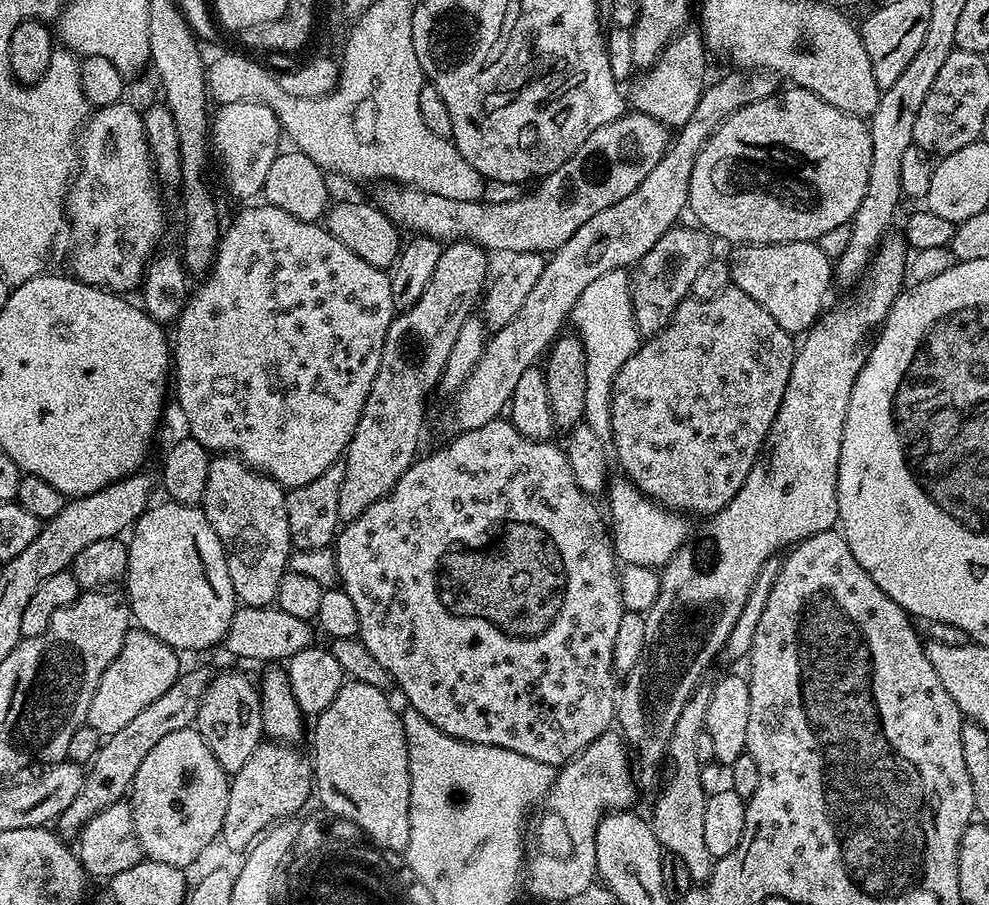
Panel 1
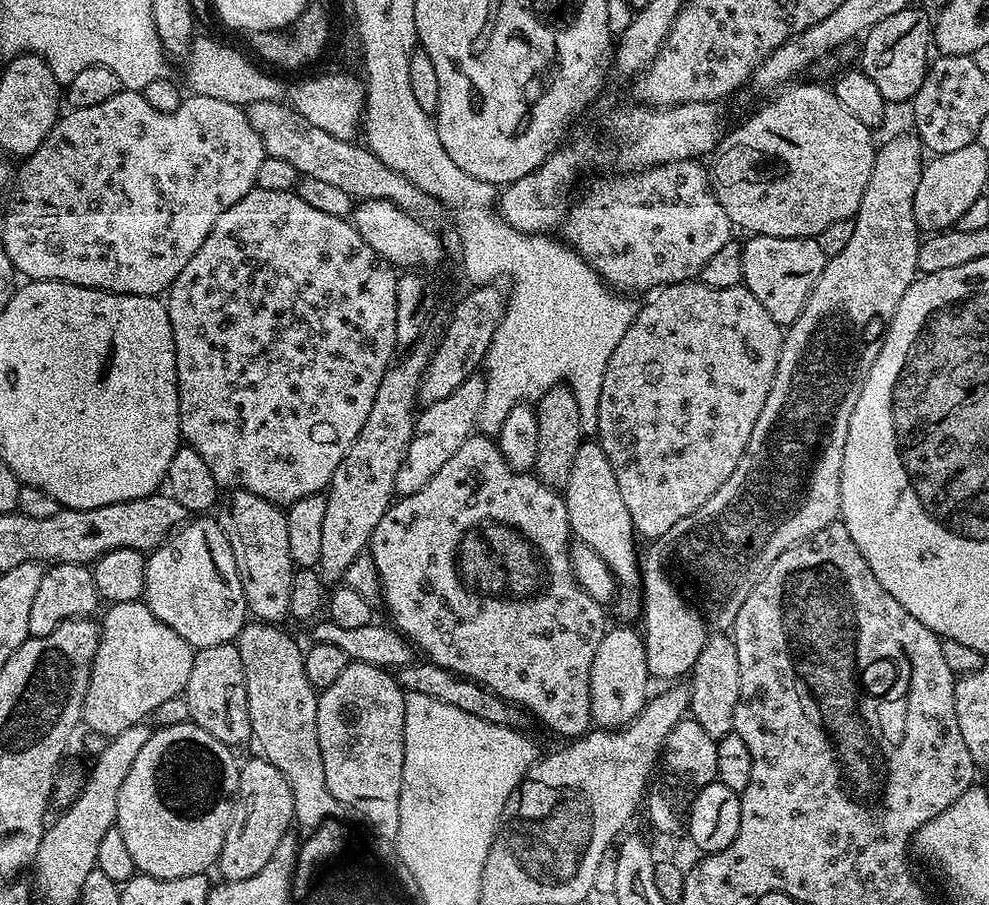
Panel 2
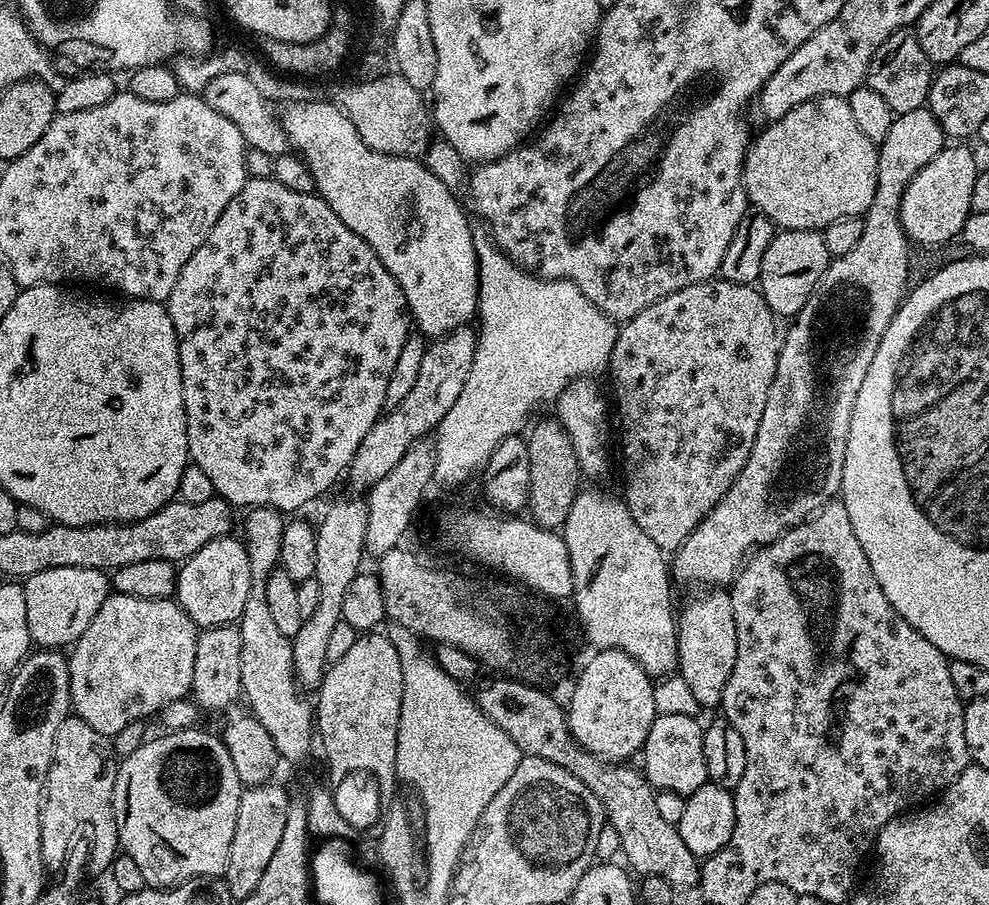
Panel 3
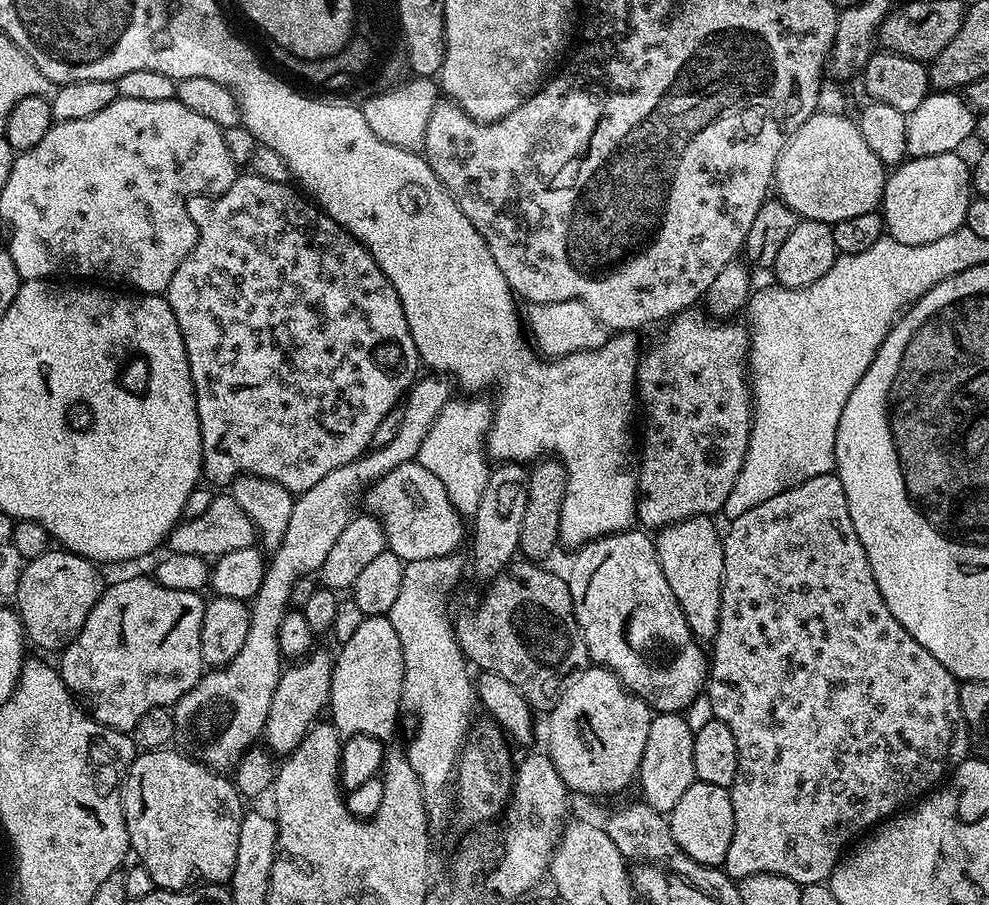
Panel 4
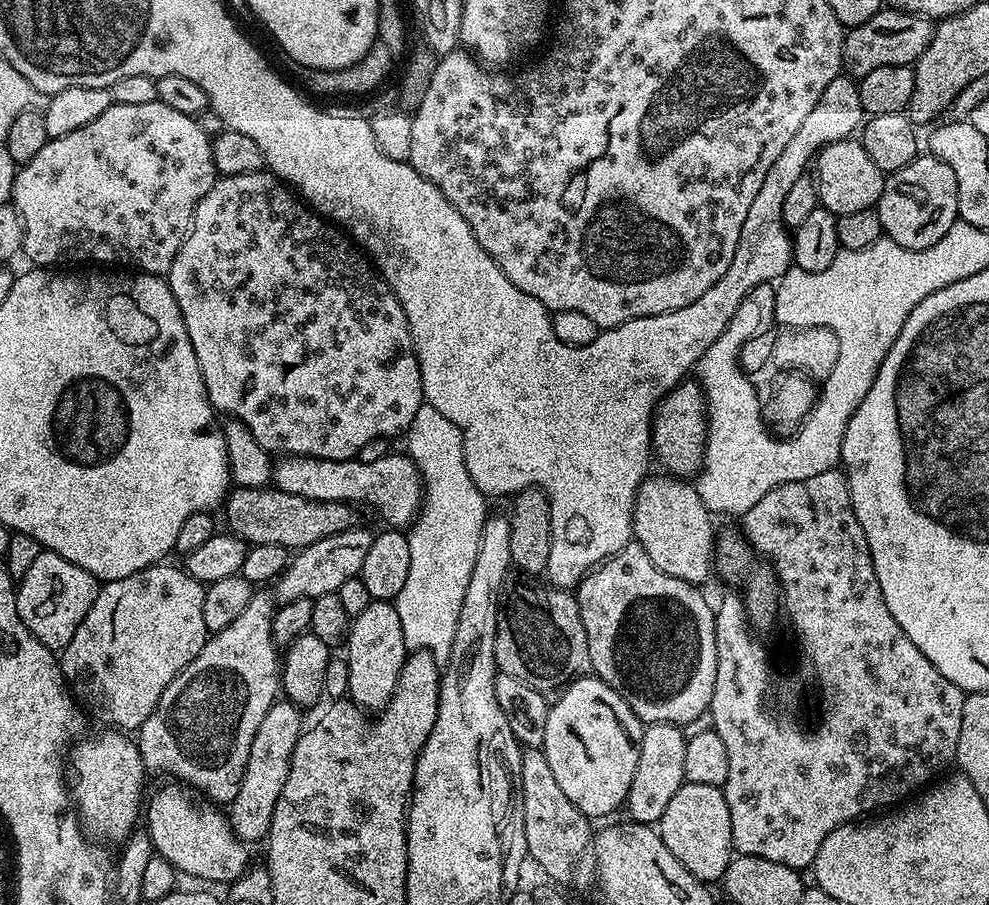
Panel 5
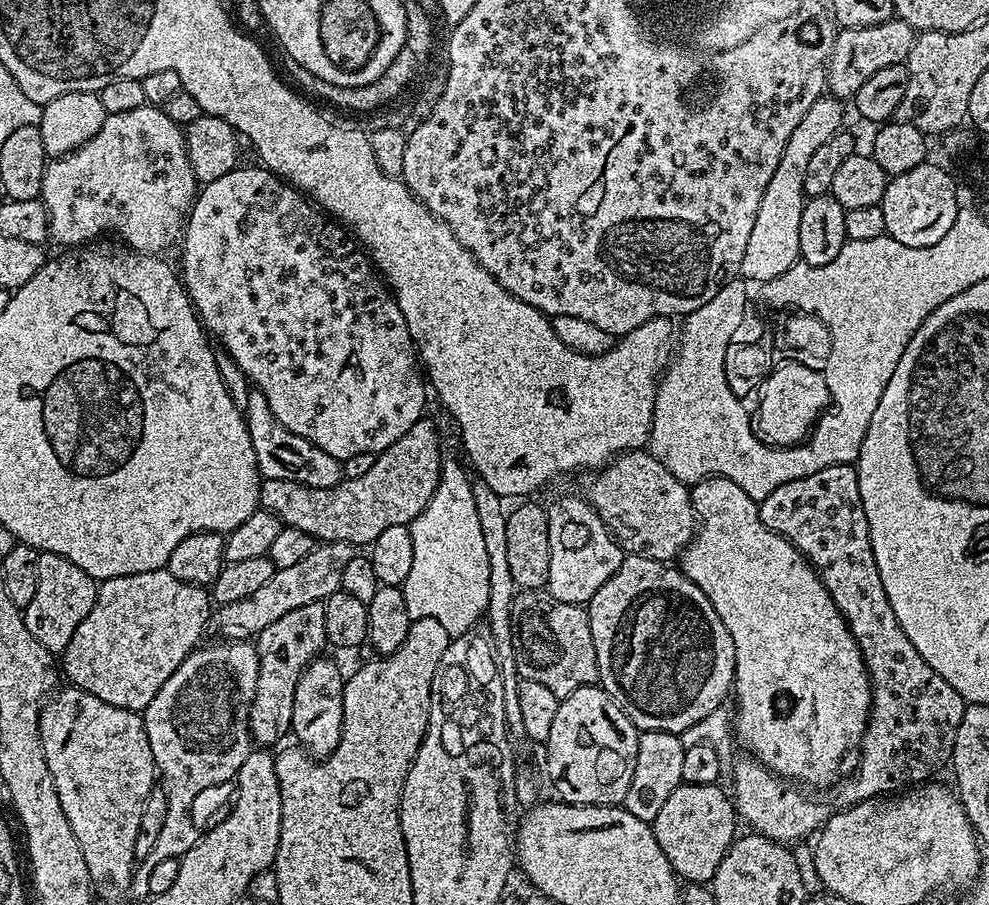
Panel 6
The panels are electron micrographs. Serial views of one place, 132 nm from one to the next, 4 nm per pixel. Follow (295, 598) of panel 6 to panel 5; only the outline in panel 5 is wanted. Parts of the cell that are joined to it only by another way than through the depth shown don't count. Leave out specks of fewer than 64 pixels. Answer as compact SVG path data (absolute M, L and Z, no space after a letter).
M357 526L330 534L322 538L322 542L314 542L310 546L299 549L291 557L287 568L280 574L274 584L274 596L280 604L294 602L294 598L325 596L336 593L342 582L350 582L350 578L360 575L362 562L366 562L366 554L370 551L373 533L367 532L363 526Z

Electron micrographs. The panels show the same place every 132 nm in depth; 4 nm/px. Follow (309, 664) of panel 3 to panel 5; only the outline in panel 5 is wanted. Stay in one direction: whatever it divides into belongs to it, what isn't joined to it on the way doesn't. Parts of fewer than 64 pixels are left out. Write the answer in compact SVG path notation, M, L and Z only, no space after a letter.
M277 699L276 703L270 706L270 710L266 710L266 718L262 718L258 731L254 733L254 742L250 742L250 754L246 758L244 777L231 797L232 805L226 808L232 831L241 841L263 841L267 837L276 803L282 794L282 786L286 786L286 774L290 774L294 746L302 731L300 715L301 709L291 700Z

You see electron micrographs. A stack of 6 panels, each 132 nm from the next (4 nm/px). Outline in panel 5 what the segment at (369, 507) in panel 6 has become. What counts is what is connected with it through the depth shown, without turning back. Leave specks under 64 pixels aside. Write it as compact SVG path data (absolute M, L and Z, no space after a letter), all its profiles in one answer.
M275 486L266 488L233 487L223 505L228 515L231 535L239 536L249 545L269 544L289 550L299 550L314 542L322 542L330 534L357 527L357 509L342 502L318 502L301 496L291 496Z

